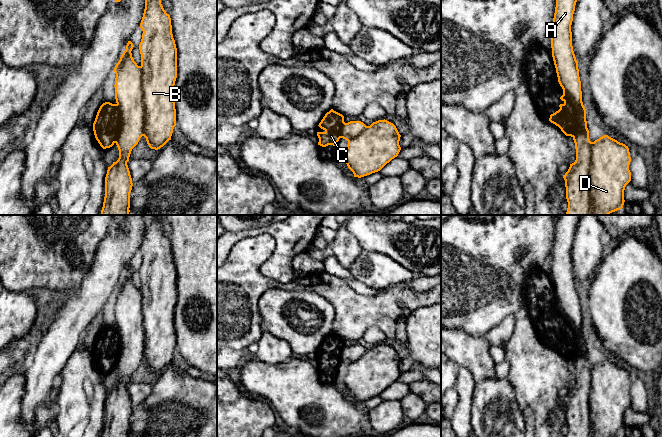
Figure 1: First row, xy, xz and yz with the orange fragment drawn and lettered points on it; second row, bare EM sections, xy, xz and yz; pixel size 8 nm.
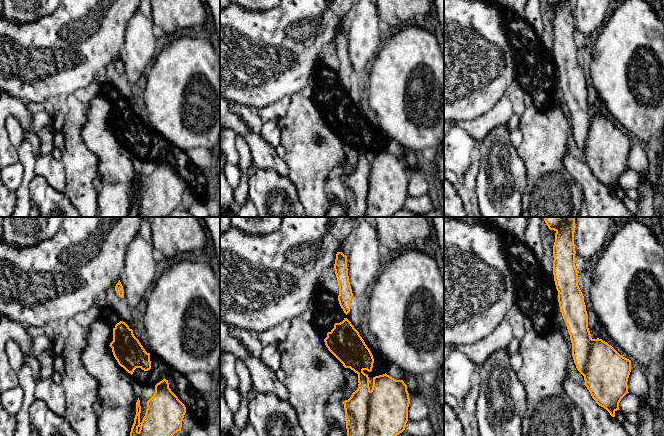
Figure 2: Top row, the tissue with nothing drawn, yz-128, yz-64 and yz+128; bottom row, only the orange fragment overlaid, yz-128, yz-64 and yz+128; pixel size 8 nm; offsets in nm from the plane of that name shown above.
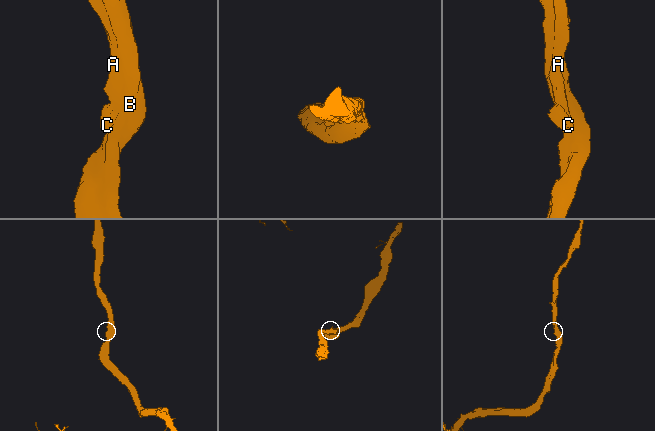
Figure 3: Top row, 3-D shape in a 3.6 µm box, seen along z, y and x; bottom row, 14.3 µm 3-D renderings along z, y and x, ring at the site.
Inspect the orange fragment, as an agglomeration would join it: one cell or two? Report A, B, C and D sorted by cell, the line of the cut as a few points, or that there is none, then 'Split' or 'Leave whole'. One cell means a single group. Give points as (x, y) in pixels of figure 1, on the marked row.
Groups: A B D / C. Split along yz (563, 91), (576, 111), (577, 129), (573, 136). Split

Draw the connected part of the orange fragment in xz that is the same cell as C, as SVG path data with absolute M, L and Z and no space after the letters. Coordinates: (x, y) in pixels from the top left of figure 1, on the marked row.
M333 109L325 114L319 127L323 132L317 132L319 138L318 145L326 147L328 145L335 146L341 138L340 130L344 124L344 116Z

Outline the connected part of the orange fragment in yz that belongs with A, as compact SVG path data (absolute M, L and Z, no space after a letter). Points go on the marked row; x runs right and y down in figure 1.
M556 0L554 18L550 30L551 48L558 82L573 104L578 116L578 128L573 136L576 160L563 175L568 208L566 215L609 215L624 205L624 190L631 181L631 162L628 146L604 135L591 142L586 121L586 109L582 102L578 61L572 46L571 25L577 0Z

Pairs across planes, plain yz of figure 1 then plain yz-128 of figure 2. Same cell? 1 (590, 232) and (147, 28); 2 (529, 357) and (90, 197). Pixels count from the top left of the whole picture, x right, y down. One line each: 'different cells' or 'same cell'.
1: same cell
2: same cell

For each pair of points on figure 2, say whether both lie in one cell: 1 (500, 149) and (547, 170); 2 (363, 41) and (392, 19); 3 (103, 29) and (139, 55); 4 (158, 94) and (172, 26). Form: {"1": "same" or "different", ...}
{"1": "different", "2": "different", "3": "different", "4": "different"}

